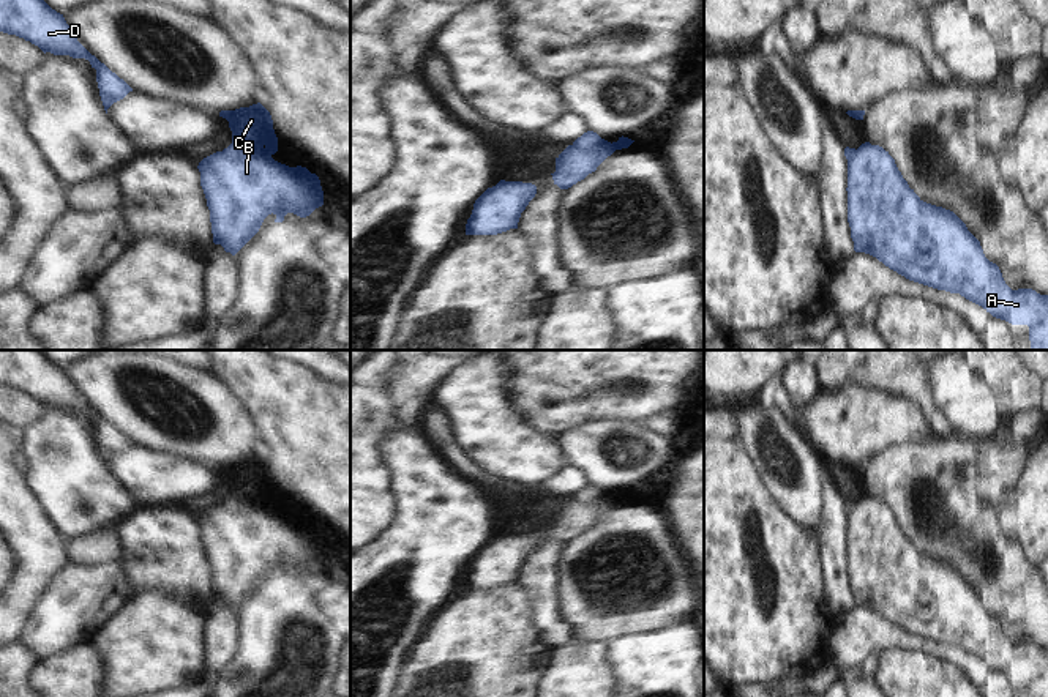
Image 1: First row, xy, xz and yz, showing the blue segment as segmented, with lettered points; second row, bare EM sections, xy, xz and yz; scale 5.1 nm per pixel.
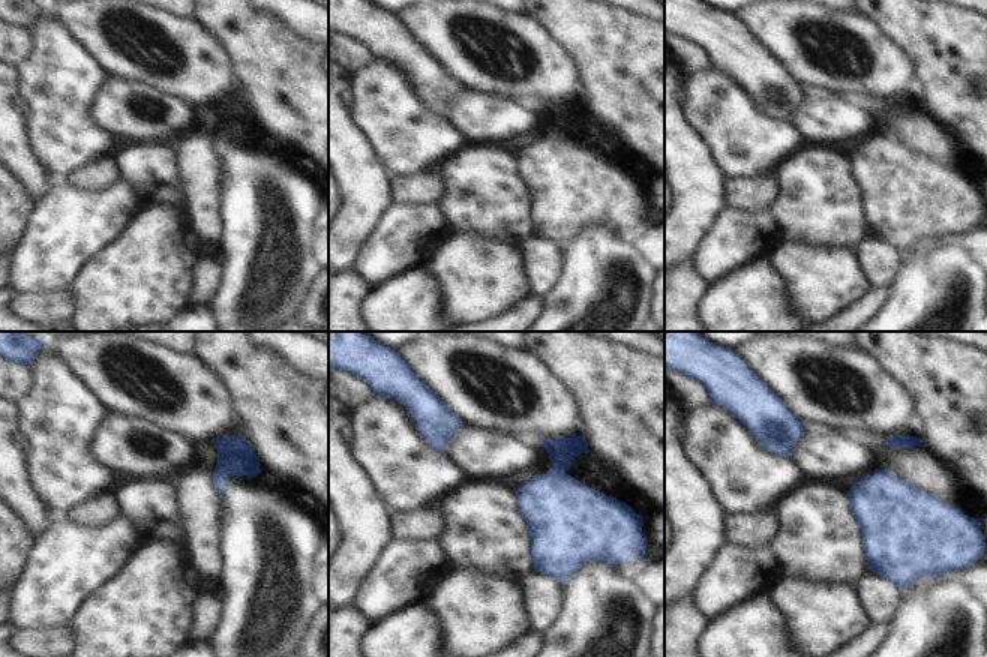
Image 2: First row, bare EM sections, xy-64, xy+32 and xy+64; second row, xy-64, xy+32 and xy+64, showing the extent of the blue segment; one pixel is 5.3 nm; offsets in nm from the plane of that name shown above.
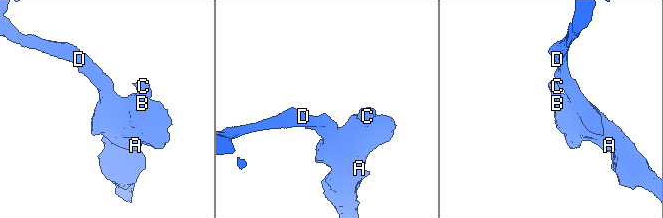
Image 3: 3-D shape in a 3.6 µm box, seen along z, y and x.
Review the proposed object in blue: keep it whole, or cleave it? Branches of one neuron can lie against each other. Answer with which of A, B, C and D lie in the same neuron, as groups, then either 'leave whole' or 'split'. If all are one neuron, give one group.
A B D / C | split

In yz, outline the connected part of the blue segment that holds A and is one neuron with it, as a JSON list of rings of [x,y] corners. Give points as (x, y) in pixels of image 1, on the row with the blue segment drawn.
[[[870,142],[862,144],[848,161],[846,191],[855,252],[876,257],[909,281],[960,293],[996,319],[1027,325],[1031,350],[1048,350],[1048,295],[1032,289],[1012,290],[966,224],[953,211],[923,202],[909,188],[889,151]]]

